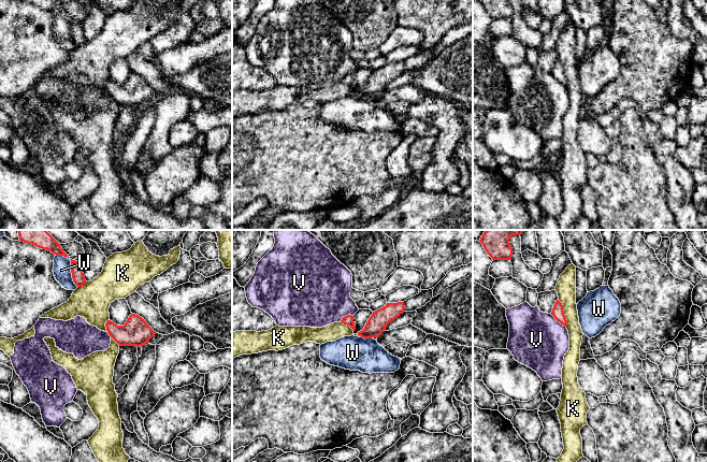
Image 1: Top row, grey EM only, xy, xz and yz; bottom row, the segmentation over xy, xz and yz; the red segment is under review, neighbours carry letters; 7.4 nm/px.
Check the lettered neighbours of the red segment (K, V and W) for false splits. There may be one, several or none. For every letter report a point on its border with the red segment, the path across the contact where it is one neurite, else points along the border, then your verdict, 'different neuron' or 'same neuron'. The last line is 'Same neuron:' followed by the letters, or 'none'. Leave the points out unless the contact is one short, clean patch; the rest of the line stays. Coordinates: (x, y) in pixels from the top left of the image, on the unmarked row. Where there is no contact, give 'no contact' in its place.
K: contact yz (563, 72); different neuron
V: contact yz (558, 80); different neuron
W: contact xy (71, 26); different neuron
Same neuron: none

